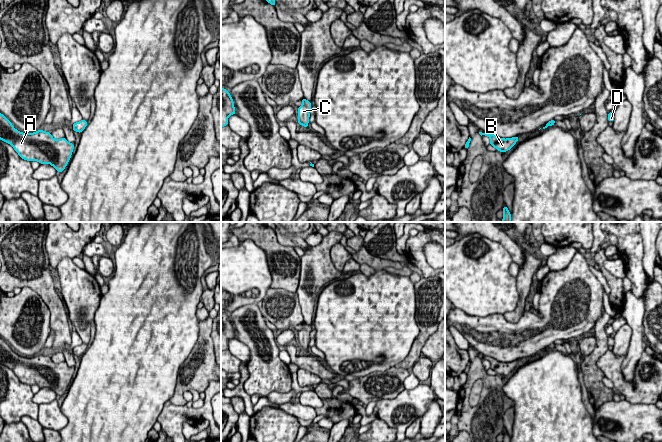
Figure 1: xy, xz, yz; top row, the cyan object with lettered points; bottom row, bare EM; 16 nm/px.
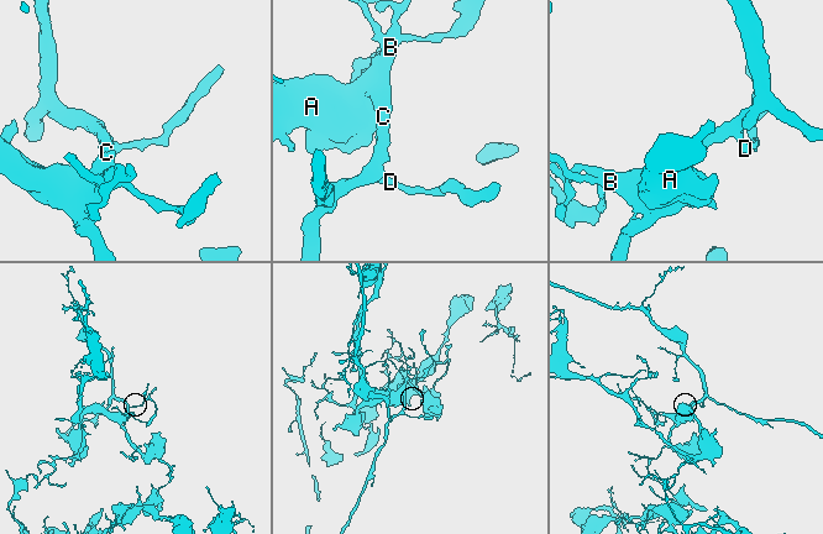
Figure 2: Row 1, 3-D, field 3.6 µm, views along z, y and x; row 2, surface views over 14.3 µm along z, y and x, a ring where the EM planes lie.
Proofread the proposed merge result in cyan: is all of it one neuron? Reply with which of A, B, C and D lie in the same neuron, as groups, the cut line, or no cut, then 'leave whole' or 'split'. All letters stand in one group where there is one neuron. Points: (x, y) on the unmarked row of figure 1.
A B C D; no cut; leave whole

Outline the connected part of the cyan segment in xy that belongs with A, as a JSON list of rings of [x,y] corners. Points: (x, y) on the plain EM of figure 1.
[[[1,337],[0,364],[12,369],[22,383],[50,388],[58,397],[65,393],[74,373],[74,367],[69,367],[66,362],[56,364],[51,357],[41,353],[22,357]]]

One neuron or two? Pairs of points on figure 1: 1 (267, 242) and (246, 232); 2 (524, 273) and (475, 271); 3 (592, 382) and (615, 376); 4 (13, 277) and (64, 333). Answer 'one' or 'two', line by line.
1: one
2: two
3: two
4: one

